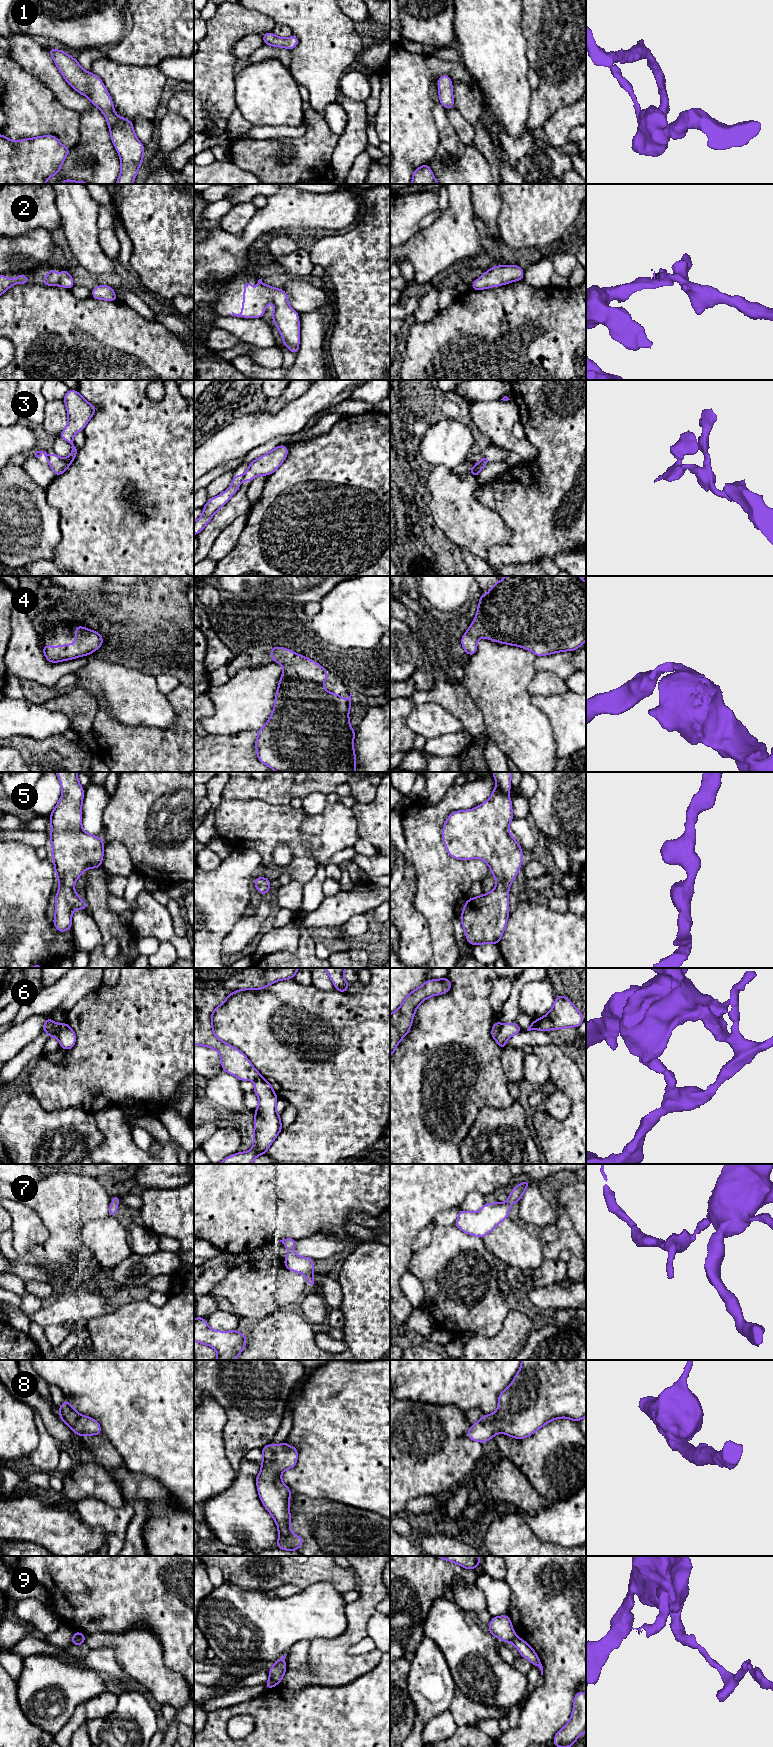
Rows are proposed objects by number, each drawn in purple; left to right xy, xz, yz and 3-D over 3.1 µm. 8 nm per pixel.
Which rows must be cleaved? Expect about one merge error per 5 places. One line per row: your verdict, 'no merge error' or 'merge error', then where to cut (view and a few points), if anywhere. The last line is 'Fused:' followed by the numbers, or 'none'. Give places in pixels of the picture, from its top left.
1: no merge error | no cut
2: no merge error | no cut
3: merge error | xy (49, 455), (47, 459)
4: no merge error | no cut
5: no merge error | no cut
6: merge error | yz (501, 1024), (495, 1039)
7: no merge error | no cut
8: no merge error | no cut
9: merge error | xy (73, 1635), (84, 1640)
Fused: 3, 6, 9

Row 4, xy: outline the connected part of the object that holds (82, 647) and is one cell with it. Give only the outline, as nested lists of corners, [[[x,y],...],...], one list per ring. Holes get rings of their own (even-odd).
[[[76,625],[75,643],[60,646],[43,645],[43,654],[50,663],[72,660],[81,656],[88,656],[95,650],[99,650],[103,644],[100,633]]]

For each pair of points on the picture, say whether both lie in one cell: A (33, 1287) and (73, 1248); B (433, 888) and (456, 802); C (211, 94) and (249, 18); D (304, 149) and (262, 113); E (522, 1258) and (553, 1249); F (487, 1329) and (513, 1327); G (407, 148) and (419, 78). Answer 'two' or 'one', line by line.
A: two
B: one
C: one
D: two
E: two
F: two
G: one

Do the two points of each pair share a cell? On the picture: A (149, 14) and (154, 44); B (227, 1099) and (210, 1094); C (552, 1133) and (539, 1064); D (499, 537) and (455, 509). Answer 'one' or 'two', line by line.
A: one
B: one
C: two
D: one

